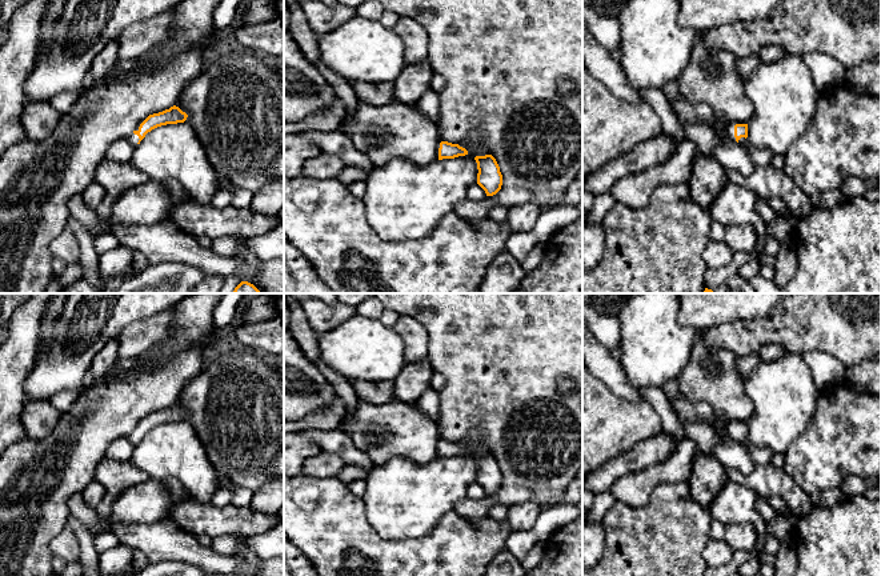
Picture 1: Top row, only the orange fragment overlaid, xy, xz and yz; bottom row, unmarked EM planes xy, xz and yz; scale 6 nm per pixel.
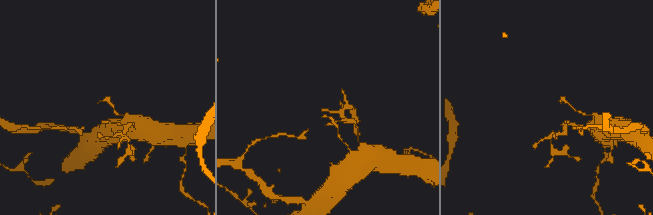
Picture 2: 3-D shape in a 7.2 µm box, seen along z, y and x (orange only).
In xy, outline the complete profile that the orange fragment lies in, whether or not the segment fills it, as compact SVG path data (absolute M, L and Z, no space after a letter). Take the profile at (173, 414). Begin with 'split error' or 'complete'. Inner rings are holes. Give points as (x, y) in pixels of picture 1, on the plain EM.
split error | M173 404L163 411L149 413L136 425L136 428L127 437L132 444L136 445L152 428L167 423L184 421L187 416L188 413L185 411L183 411L179 405Z

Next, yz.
split error | M733 421L724 427L724 432L726 432L732 439L740 441L741 444L748 444L748 423Z

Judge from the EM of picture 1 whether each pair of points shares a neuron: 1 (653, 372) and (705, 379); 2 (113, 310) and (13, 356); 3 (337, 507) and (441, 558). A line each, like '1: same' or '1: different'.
1: different
2: different
3: same

